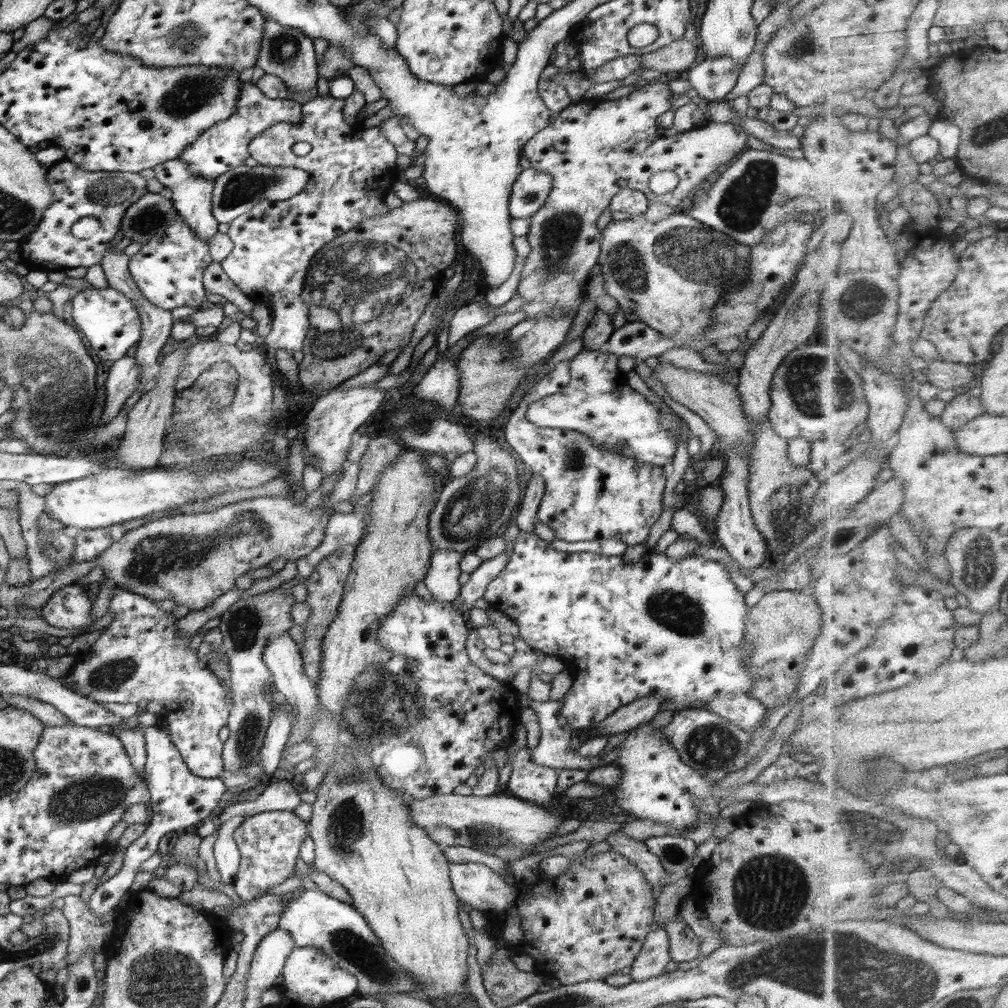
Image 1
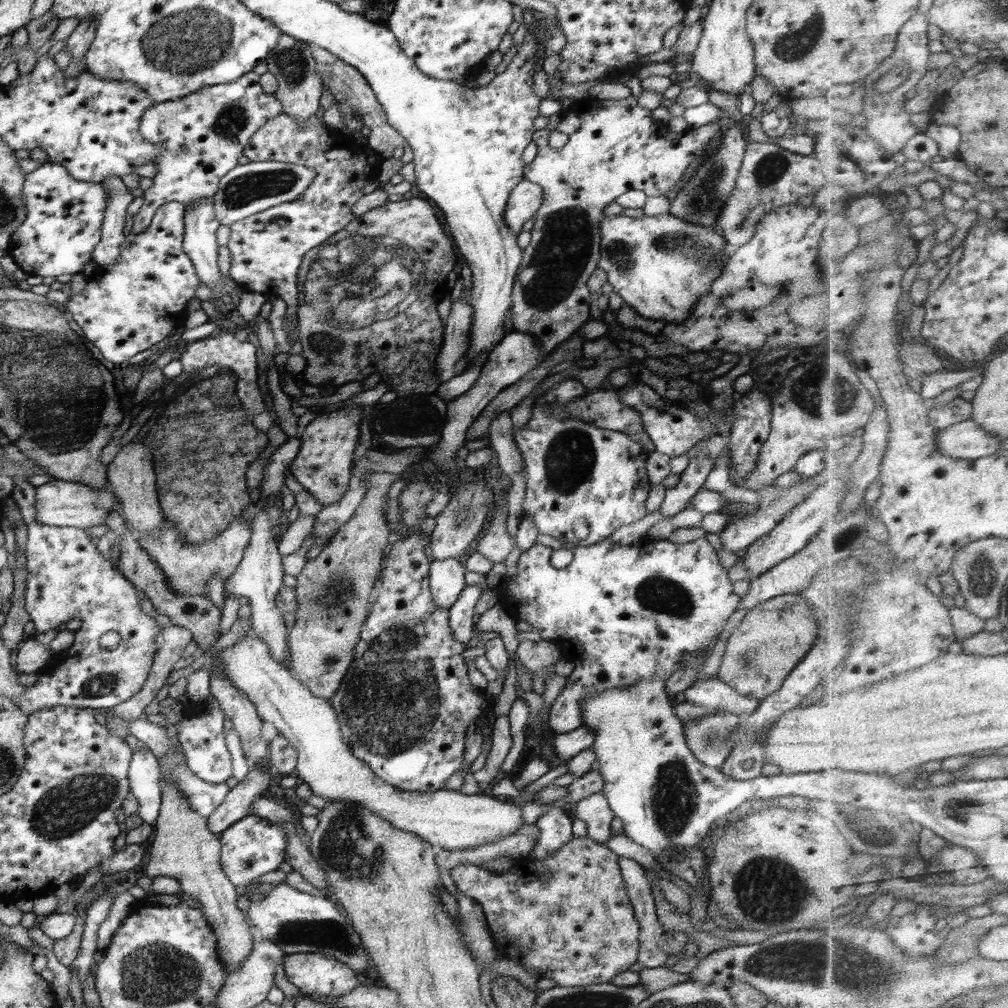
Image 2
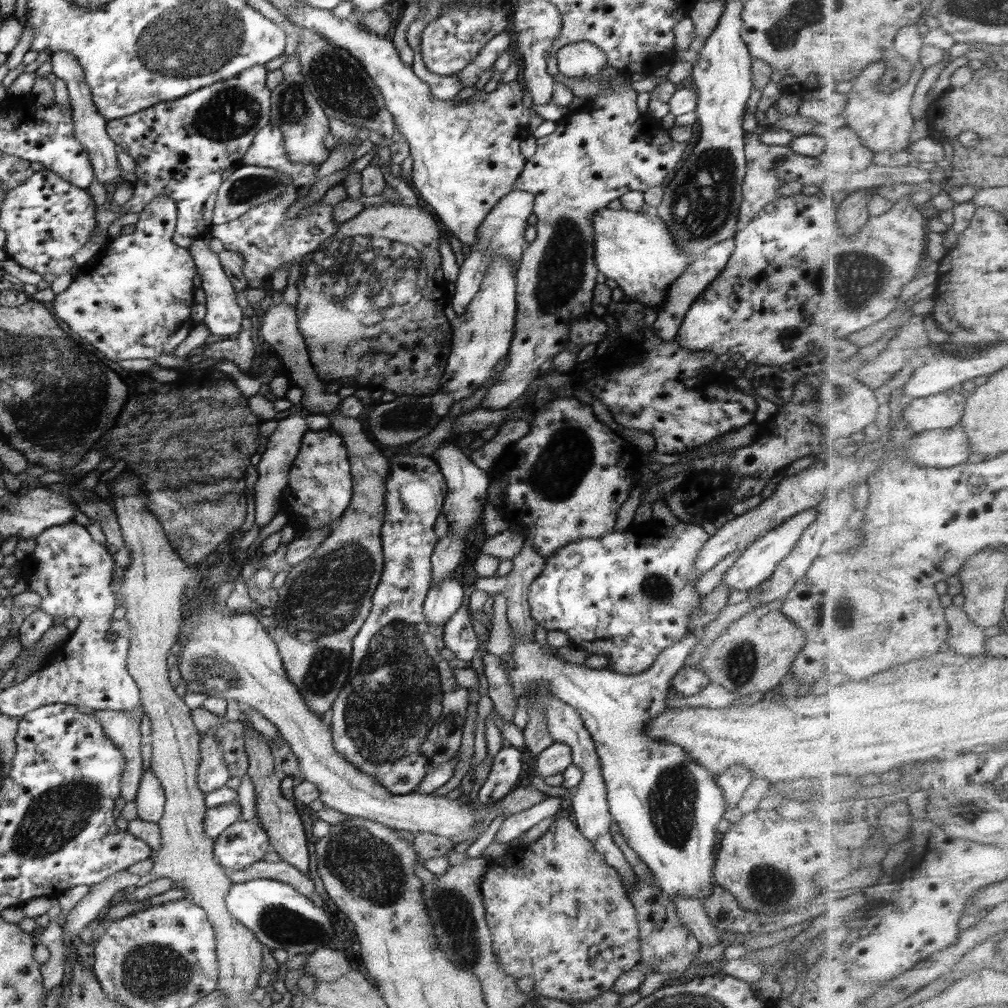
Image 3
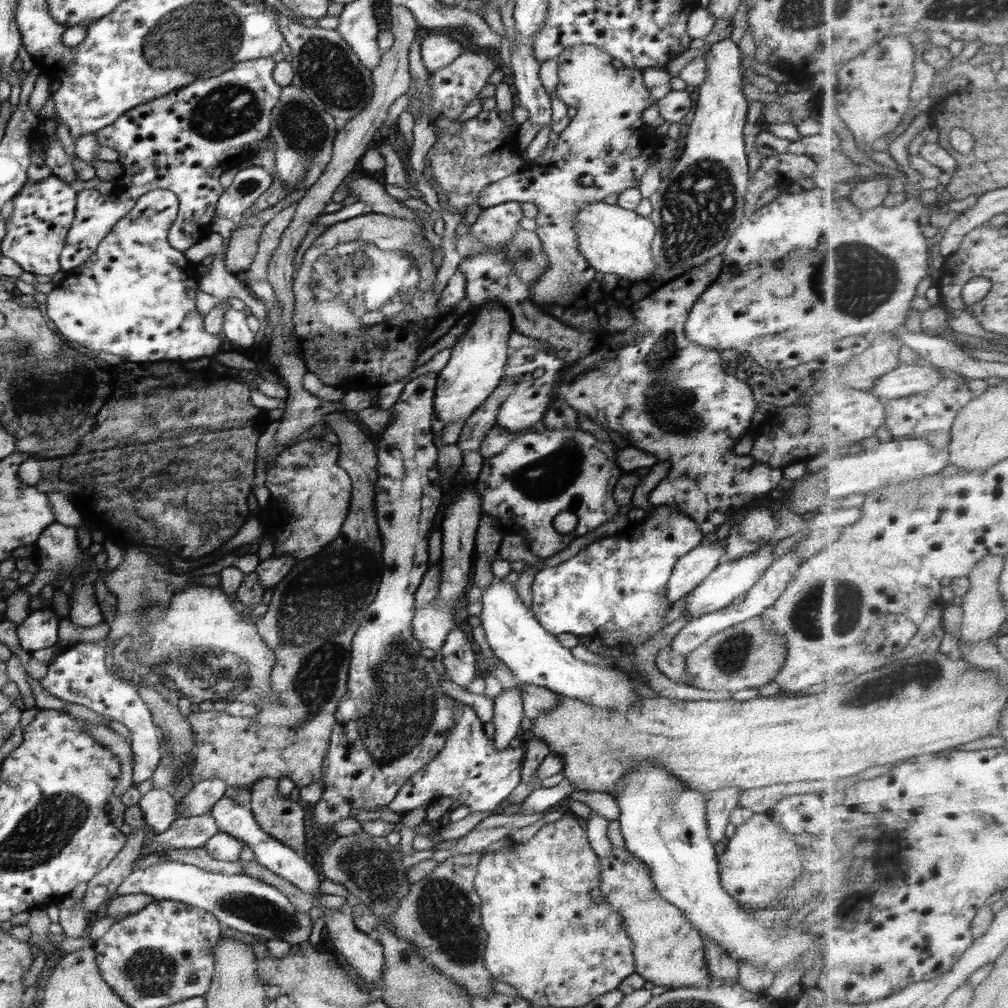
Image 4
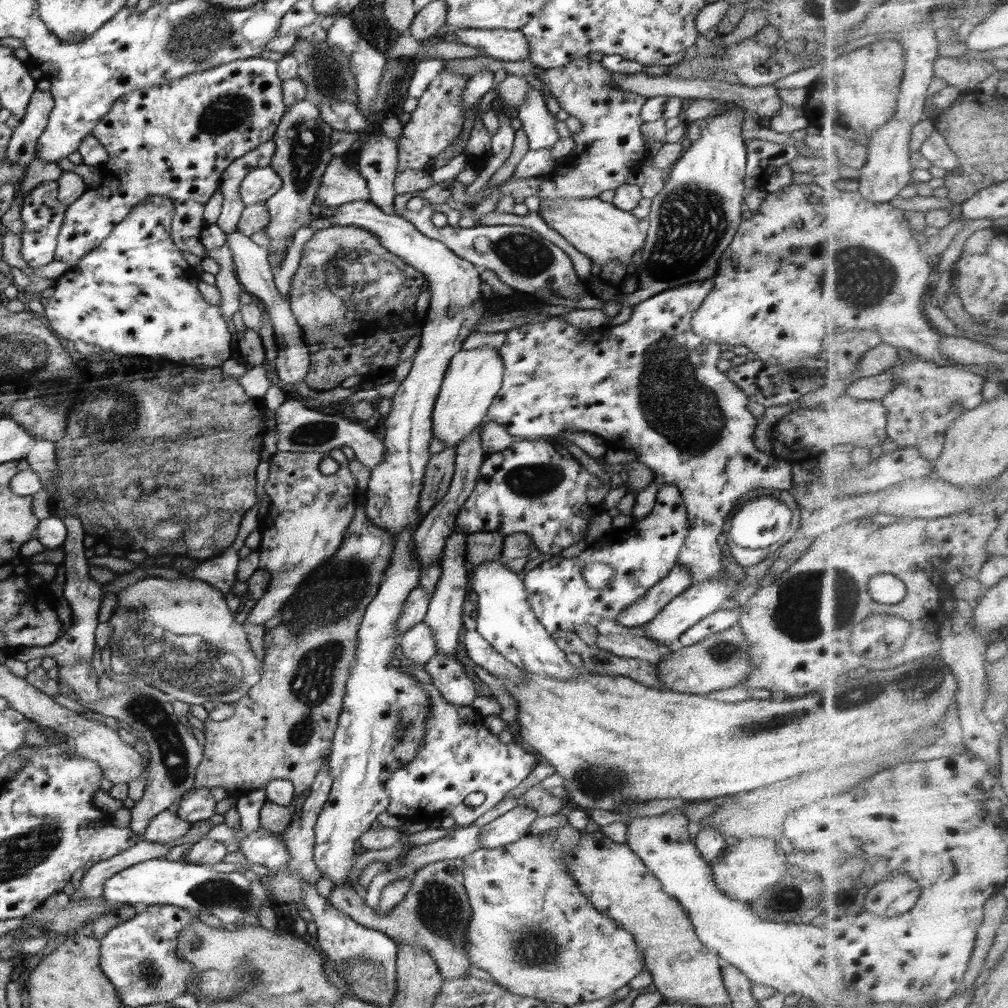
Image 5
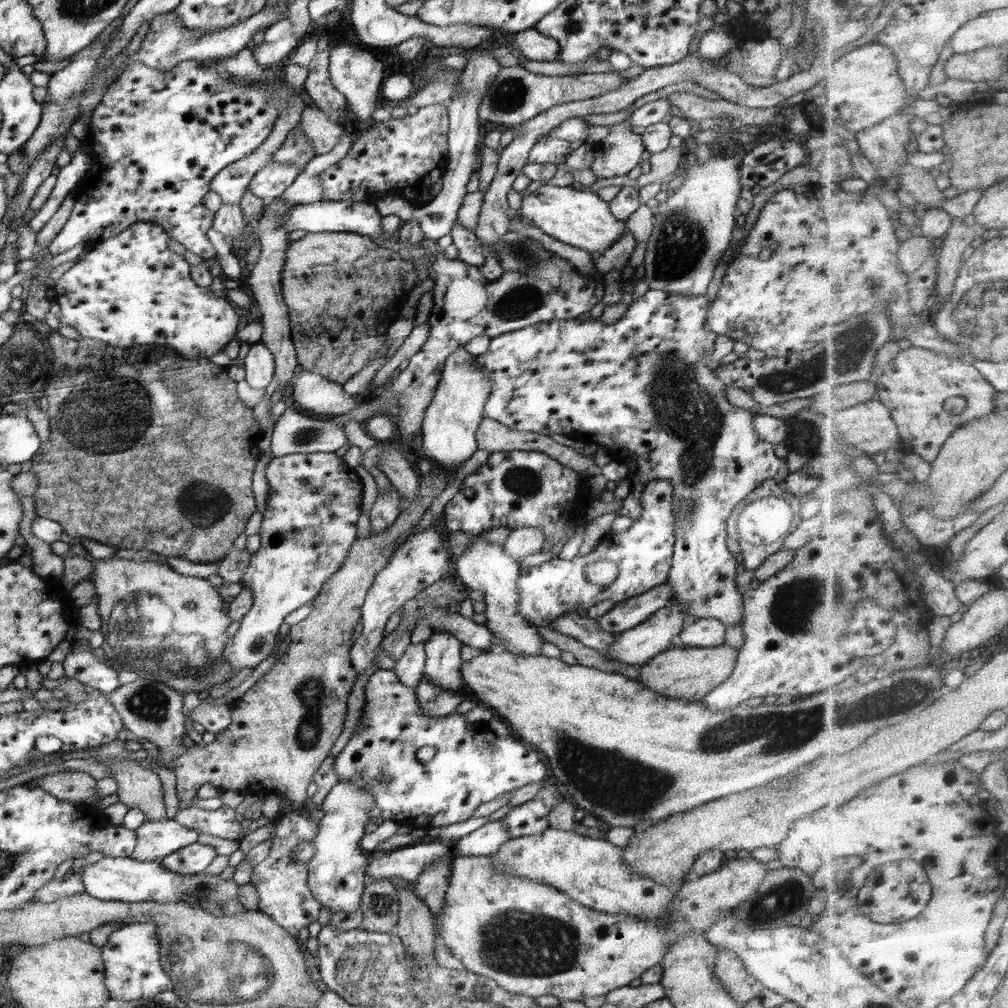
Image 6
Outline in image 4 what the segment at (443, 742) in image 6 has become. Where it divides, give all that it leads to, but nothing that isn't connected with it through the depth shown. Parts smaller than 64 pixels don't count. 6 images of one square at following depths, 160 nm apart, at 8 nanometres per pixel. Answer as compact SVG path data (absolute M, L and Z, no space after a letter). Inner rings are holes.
M458 701L454 706L455 725L449 730L442 751L406 781L388 805L392 812L408 813L422 804L431 805L440 796L451 796L454 806L467 805L471 812L491 811L504 803L521 783L525 750L522 747L509 747L496 751L493 739L484 733L484 722L476 716L474 709Z

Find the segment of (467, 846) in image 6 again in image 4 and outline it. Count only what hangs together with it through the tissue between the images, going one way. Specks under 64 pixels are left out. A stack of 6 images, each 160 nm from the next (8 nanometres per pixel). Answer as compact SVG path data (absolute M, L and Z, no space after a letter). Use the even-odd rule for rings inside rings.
M564 777L556 786L537 786L521 803L522 814L534 814L551 811L569 796L571 792L576 792L575 784Z

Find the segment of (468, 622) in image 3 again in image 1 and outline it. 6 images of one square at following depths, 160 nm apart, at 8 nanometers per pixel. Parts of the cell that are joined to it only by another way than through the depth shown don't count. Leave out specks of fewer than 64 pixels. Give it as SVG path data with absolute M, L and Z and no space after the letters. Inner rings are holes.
M504 552L490 560L482 561L482 564L470 574L468 582L461 586L459 592L460 598L464 600L462 612L466 616L474 608L476 600L483 598L487 586L505 569L508 561L509 553Z

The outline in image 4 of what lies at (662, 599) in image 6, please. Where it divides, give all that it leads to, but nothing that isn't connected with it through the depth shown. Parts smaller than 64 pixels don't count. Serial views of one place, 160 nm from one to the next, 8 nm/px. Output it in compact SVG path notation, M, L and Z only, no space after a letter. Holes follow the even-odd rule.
M726 539L713 543L703 540L678 559L667 582L669 603L686 597L719 565L718 559L726 552L726 545Z

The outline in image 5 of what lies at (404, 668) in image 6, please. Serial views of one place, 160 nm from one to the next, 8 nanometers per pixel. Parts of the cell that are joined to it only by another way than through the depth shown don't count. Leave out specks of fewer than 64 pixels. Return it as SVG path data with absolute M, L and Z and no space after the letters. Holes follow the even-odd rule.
M420 622L417 626L412 626L399 642L401 650L408 658L410 665L416 666L428 663L436 655L436 640L434 632L428 628L428 624Z

